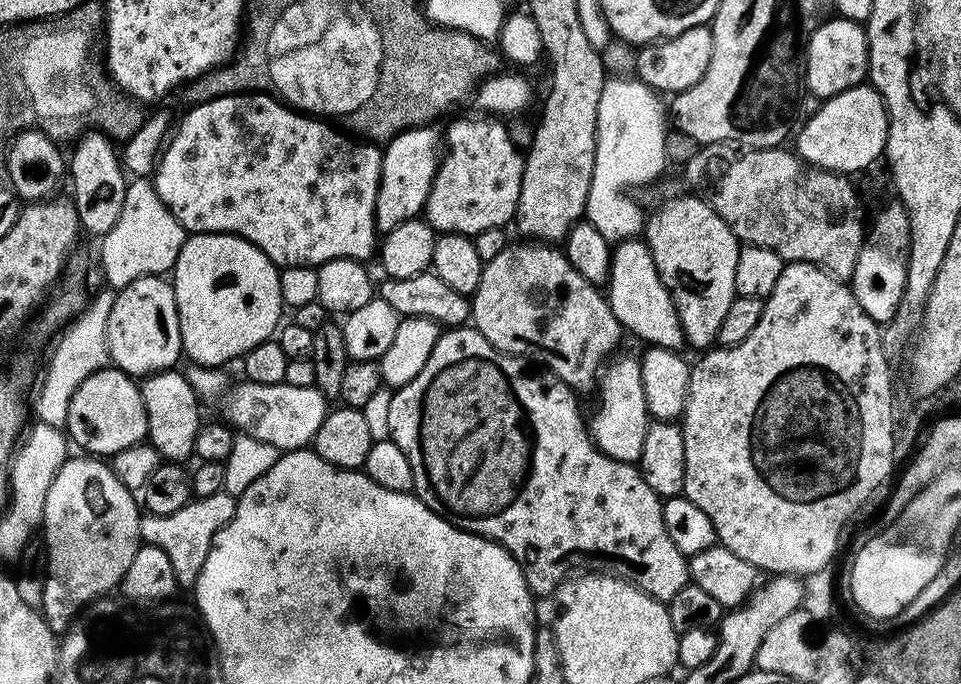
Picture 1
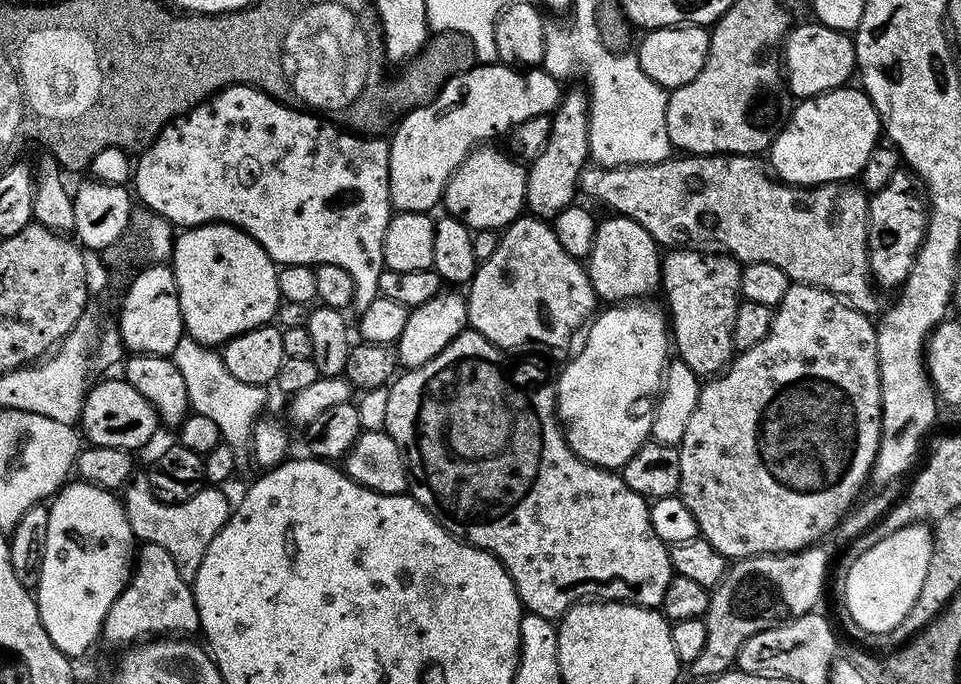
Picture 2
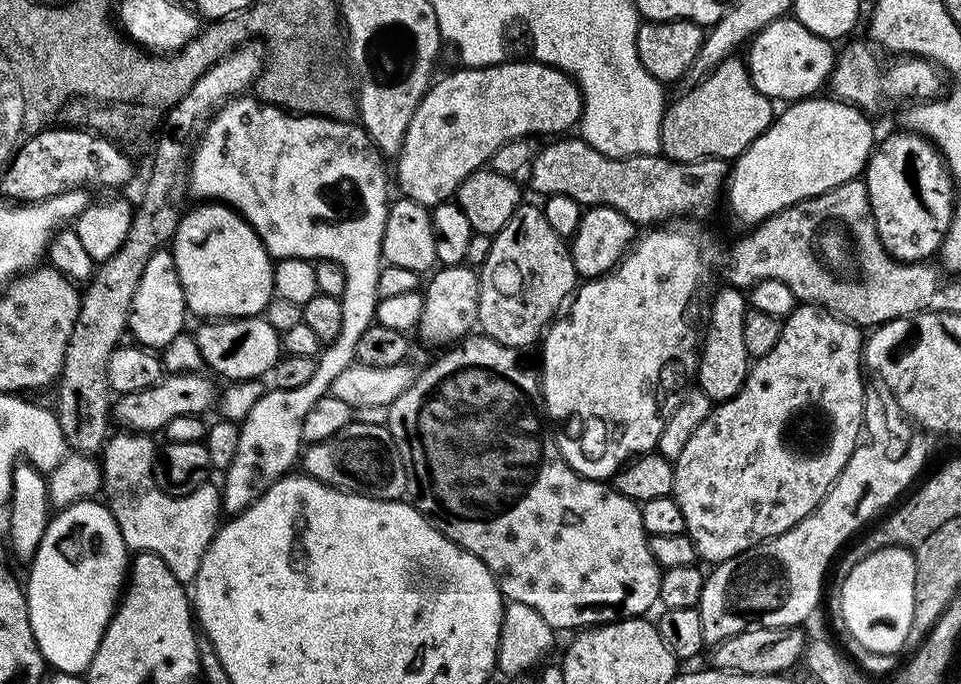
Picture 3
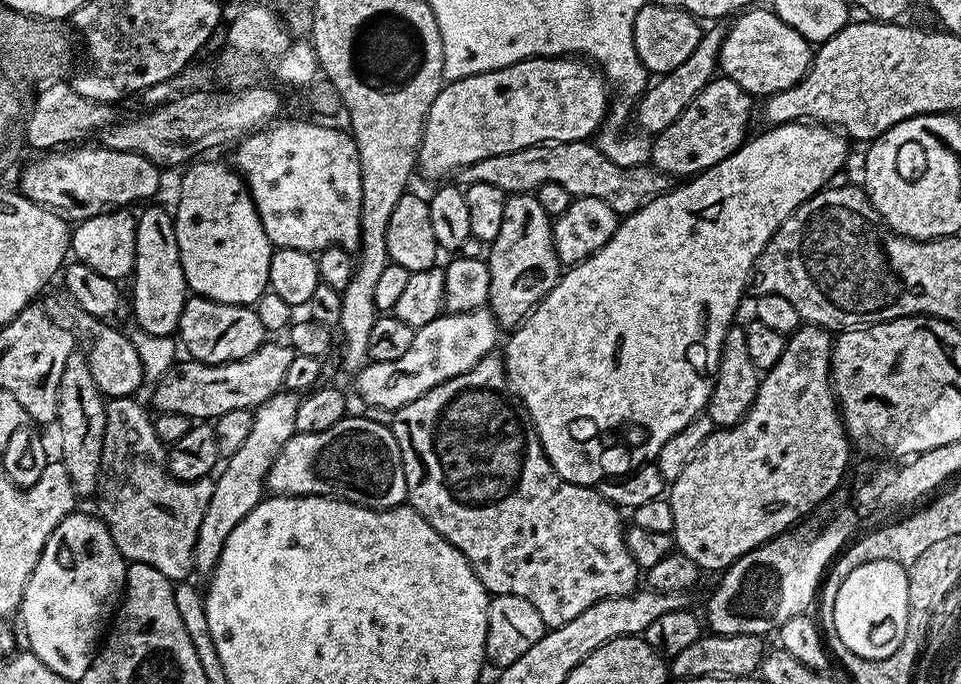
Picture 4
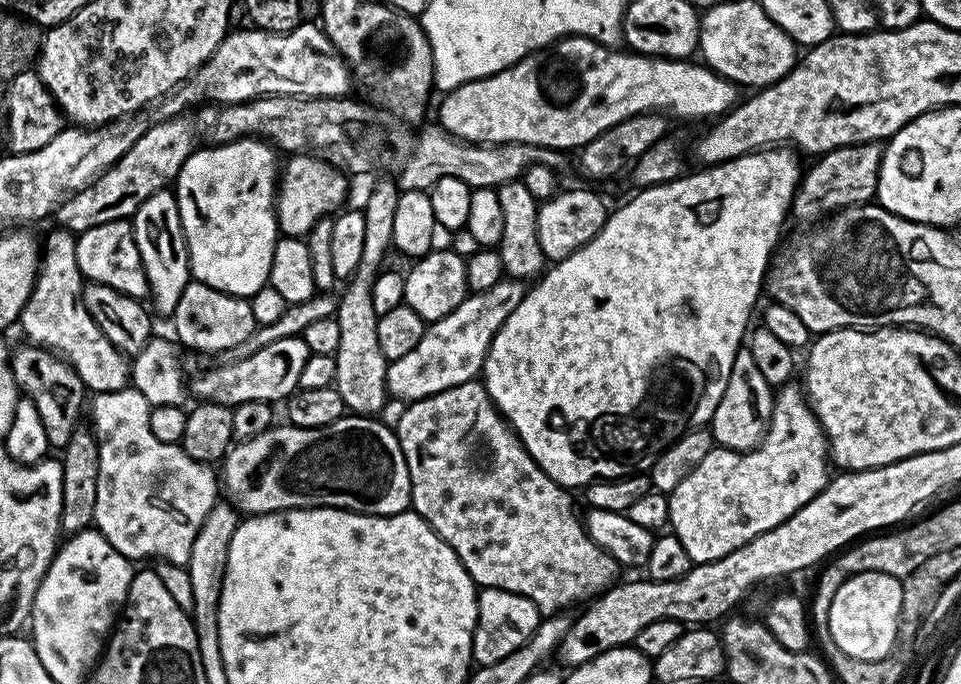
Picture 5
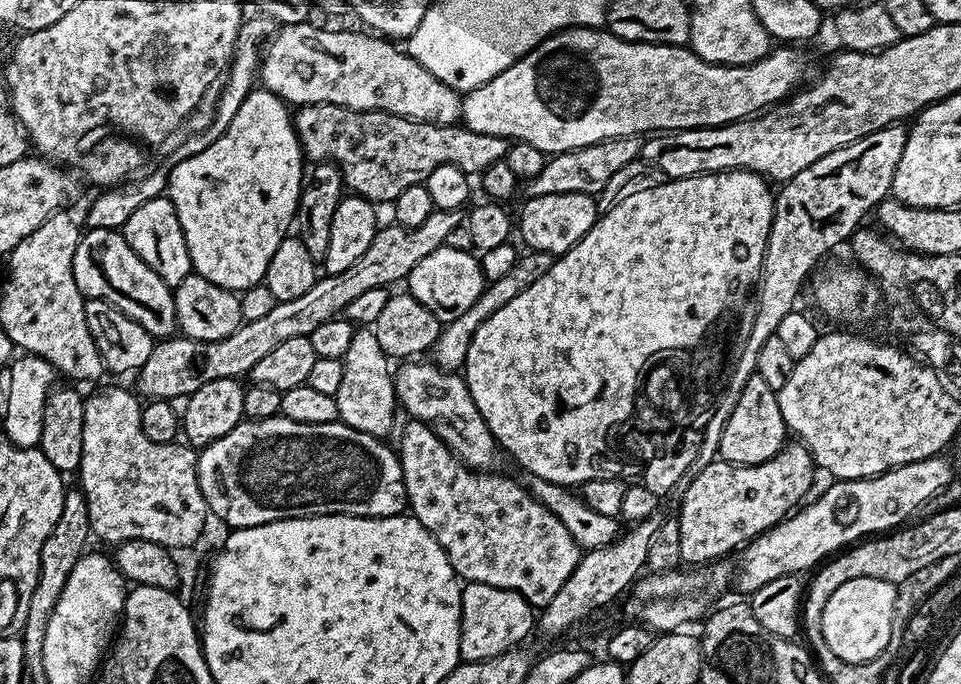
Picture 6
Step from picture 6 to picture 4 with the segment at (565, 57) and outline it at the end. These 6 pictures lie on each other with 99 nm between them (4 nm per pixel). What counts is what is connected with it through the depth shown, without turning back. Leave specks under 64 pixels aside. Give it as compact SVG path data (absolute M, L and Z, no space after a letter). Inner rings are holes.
M554 56L551 58L533 58L523 60L517 64L511 64L509 68L499 68L493 72L479 72L476 76L464 76L460 80L453 80L445 83L440 89L438 98L430 106L430 110L424 119L424 133L420 139L420 154L418 157L419 175L429 176L435 182L443 181L451 174L459 173L460 169L478 162L482 158L490 158L494 154L510 154L514 150L522 150L526 146L535 144L551 144L553 142L561 144L562 142L574 142L575 140L588 140L605 123L606 117L610 111L610 99L608 100L609 85L606 83L599 68L593 66L584 58L565 58Z

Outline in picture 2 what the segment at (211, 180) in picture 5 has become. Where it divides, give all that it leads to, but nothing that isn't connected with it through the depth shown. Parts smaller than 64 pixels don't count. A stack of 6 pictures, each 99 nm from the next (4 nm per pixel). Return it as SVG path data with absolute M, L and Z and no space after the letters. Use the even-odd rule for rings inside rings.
M199 224L197 228L185 228L175 237L172 254L170 257L170 267L176 276L176 289L178 290L178 302L180 303L180 313L184 315L184 330L187 336L198 341L198 343L207 346L223 346L228 341L234 339L238 334L249 332L255 328L265 327L268 320L277 315L278 309L282 303L280 291L278 290L278 278L276 273L278 265L275 260L271 260L262 250L262 246L254 238L250 238L241 228L234 227L233 224Z

